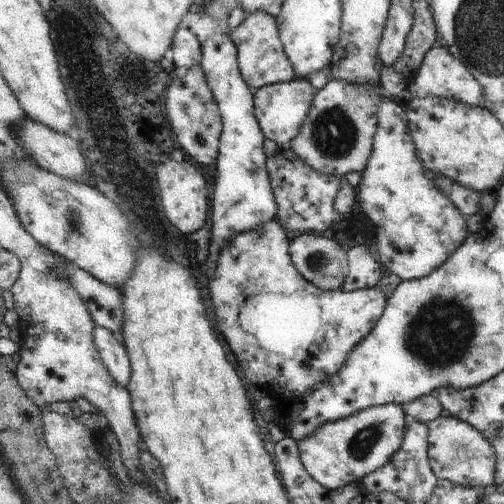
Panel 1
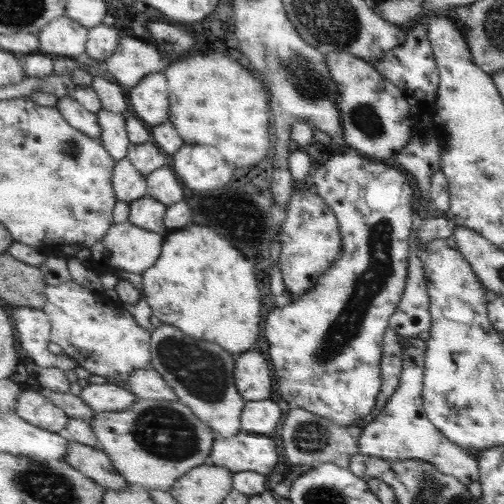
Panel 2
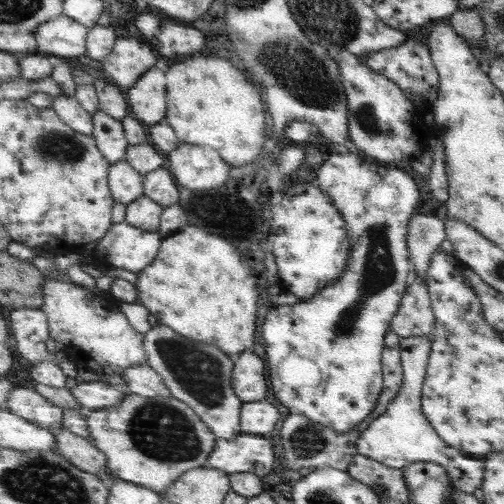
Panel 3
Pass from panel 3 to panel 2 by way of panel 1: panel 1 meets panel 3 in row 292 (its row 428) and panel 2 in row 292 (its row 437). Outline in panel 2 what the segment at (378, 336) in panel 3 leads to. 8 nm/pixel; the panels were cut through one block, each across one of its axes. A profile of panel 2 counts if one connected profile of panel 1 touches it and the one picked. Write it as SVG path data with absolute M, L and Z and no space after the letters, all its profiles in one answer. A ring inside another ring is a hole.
M357 152L333 154L327 160L321 160L319 168L313 172L311 190L323 198L325 206L329 206L329 210L335 214L335 220L339 222L343 242L341 256L331 270L317 278L315 286L309 292L293 298L283 308L275 308L273 312L269 312L263 324L263 334L267 338L273 378L277 376L275 390L279 392L279 398L275 400L285 402L291 410L307 410L339 428L347 428L371 414L377 394L381 390L383 334L389 328L389 318L397 310L407 282L407 260L411 252L409 240L413 236L413 224L417 218L413 210L415 192L411 190L407 176L403 176L399 170L389 168L387 164L367 162ZM373 180L383 180L385 186L395 184L399 188L395 206L363 212L363 186L367 188L367 184Z

